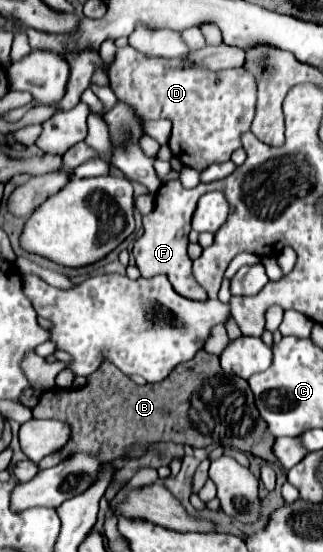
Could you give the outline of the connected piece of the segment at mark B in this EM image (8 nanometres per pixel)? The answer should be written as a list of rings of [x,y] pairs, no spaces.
[[[200,349],[200,351],[194,355],[194,359],[190,359],[190,361],[186,361],[186,363],[178,365],[178,367],[170,373],[170,377],[164,379],[162,383],[152,383],[152,385],[146,383],[146,385],[142,385],[142,387],[140,387],[140,385],[134,385],[134,383],[132,383],[126,375],[122,375],[122,371],[118,371],[112,363],[104,363],[100,369],[96,369],[96,371],[88,377],[88,385],[82,387],[82,389],[76,389],[76,391],[64,391],[64,389],[44,391],[40,403],[32,409],[32,413],[34,413],[34,419],[58,419],[58,421],[64,421],[64,423],[68,423],[68,425],[72,427],[72,437],[70,437],[70,441],[68,441],[60,451],[56,451],[56,453],[44,457],[44,459],[38,463],[42,469],[44,469],[44,467],[54,467],[56,463],[60,463],[60,461],[64,461],[64,459],[68,459],[68,457],[72,457],[72,455],[76,455],[76,453],[92,453],[92,455],[96,455],[96,457],[102,459],[102,461],[114,461],[114,459],[118,459],[118,457],[122,457],[122,455],[140,457],[140,455],[144,455],[144,453],[148,451],[148,447],[150,447],[152,443],[158,443],[158,441],[174,441],[174,443],[182,443],[182,445],[190,445],[190,447],[208,447],[208,445],[234,447],[234,449],[240,449],[240,451],[248,451],[248,453],[252,453],[252,455],[256,455],[256,457],[262,457],[264,461],[268,461],[268,463],[272,463],[272,465],[276,465],[276,467],[280,467],[280,469],[284,471],[282,463],[280,463],[280,461],[274,457],[274,453],[272,453],[272,447],[274,447],[276,437],[270,435],[266,421],[260,417],[260,413],[258,413],[256,405],[254,405],[254,395],[252,395],[248,383],[246,383],[244,379],[236,377],[236,375],[226,375],[226,373],[222,373],[222,367],[220,367],[218,357],[206,353],[204,349]]]

